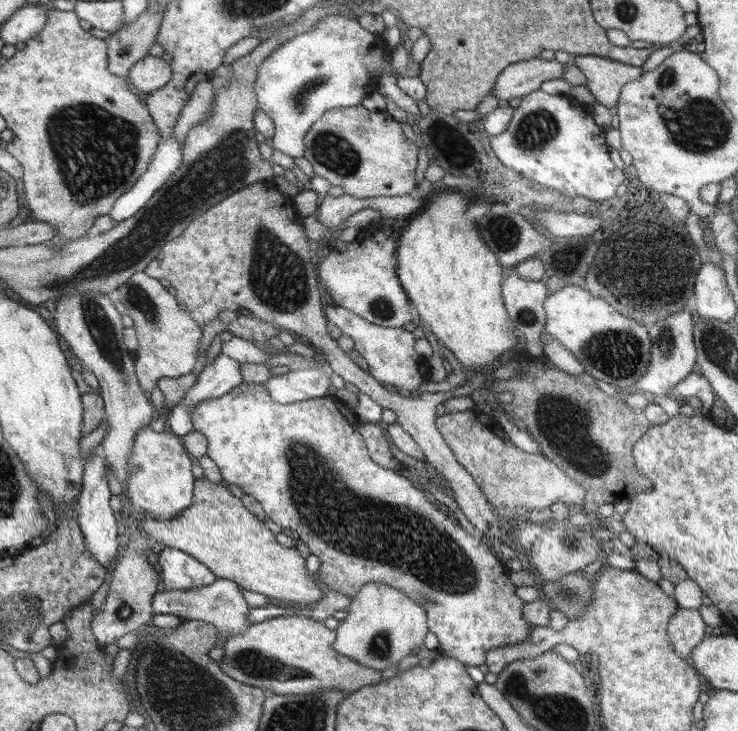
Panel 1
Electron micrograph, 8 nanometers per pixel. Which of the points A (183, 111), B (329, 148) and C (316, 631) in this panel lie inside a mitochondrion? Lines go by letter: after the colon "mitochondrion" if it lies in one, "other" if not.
A: other
B: mitochondrion
C: other

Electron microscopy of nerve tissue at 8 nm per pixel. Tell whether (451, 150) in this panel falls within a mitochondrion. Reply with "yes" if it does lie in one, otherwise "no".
no

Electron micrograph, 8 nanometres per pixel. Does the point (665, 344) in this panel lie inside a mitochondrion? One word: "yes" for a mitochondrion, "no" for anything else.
yes

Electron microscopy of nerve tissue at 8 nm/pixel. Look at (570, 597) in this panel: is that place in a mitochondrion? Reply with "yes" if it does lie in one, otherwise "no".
yes

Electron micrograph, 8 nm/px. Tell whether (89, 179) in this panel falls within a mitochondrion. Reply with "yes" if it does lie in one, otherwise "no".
yes

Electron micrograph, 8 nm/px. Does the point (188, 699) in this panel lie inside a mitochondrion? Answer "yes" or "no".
yes

